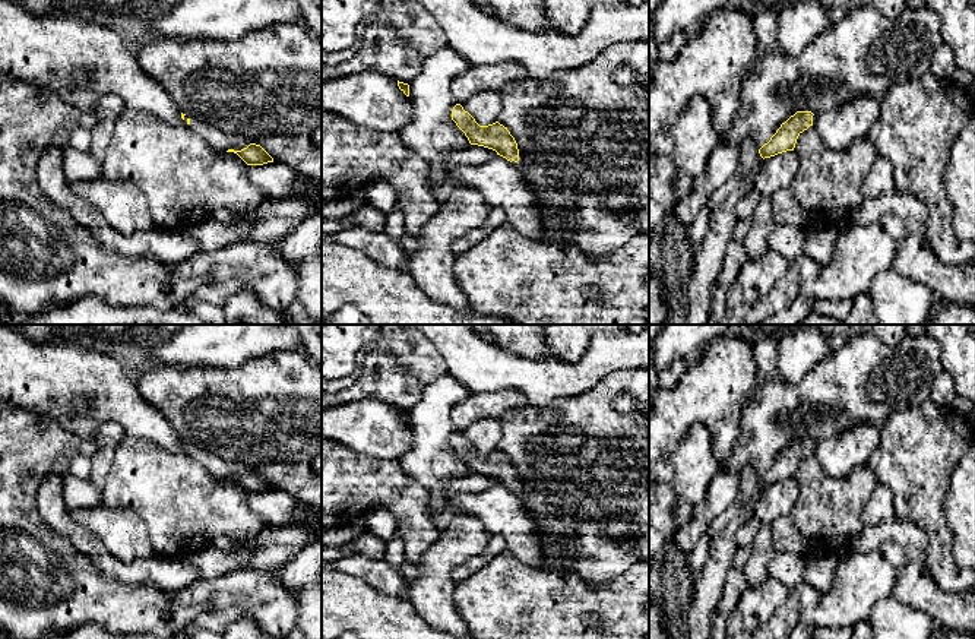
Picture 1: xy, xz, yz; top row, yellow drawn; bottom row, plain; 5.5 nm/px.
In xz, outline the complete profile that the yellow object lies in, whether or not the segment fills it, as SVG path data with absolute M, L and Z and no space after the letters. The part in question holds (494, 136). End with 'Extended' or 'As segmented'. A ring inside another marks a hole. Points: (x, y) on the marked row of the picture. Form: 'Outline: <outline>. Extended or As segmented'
Outline: M456 104L452 110L452 120L465 133L471 145L484 146L497 152L517 168L526 164L525 156L519 152L515 137L507 127L498 121L479 126L475 118Z. Extended

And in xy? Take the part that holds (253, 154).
Outline: M181 113L181 118L187 129L200 136L215 151L234 152L247 165L273 162L273 158L260 145L253 143L251 139L246 136L228 135L189 114Z. Extended

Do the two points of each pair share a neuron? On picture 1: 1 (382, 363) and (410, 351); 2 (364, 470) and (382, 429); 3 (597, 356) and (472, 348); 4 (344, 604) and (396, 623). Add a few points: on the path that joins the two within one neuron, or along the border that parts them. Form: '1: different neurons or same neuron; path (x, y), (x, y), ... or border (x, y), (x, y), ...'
1: different neurons; border (379, 347), (417, 379)
2: different neurons; border (338, 443), (360, 454), (398, 459)
3: same neuron; path (566, 373), (503, 370)
4: same neuron; path (357, 607), (383, 623)

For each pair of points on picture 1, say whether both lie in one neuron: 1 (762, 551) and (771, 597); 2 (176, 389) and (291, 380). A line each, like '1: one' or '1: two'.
1: two
2: one

